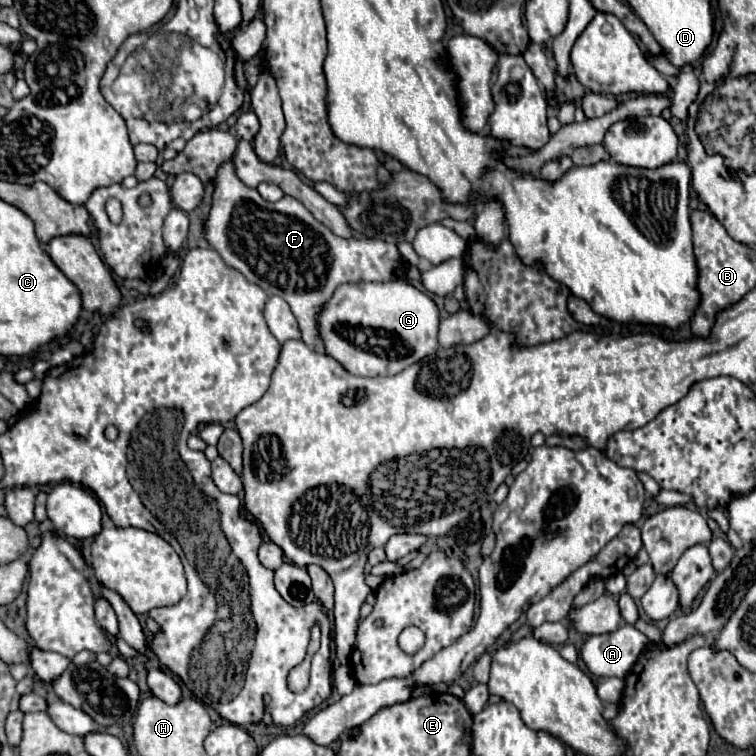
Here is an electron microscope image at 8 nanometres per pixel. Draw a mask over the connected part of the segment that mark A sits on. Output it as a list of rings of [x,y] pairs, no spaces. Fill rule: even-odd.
[[[622,624],[614,632],[588,636],[580,656],[588,670],[600,678],[624,678],[650,640],[632,624]]]

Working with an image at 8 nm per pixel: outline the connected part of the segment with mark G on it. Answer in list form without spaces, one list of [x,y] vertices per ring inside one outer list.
[[[406,280],[340,284],[334,290],[332,298],[322,306],[316,322],[320,336],[320,354],[334,358],[342,368],[356,376],[392,376],[438,350],[438,308],[426,294],[416,290]]]

